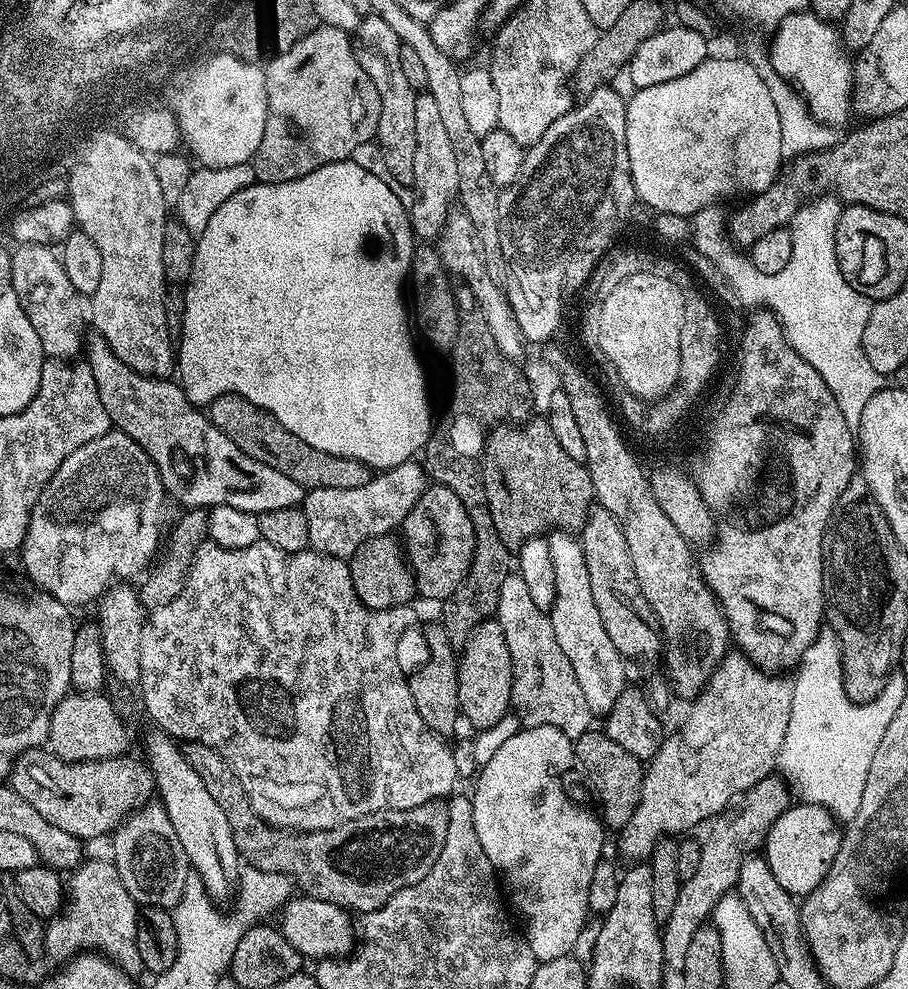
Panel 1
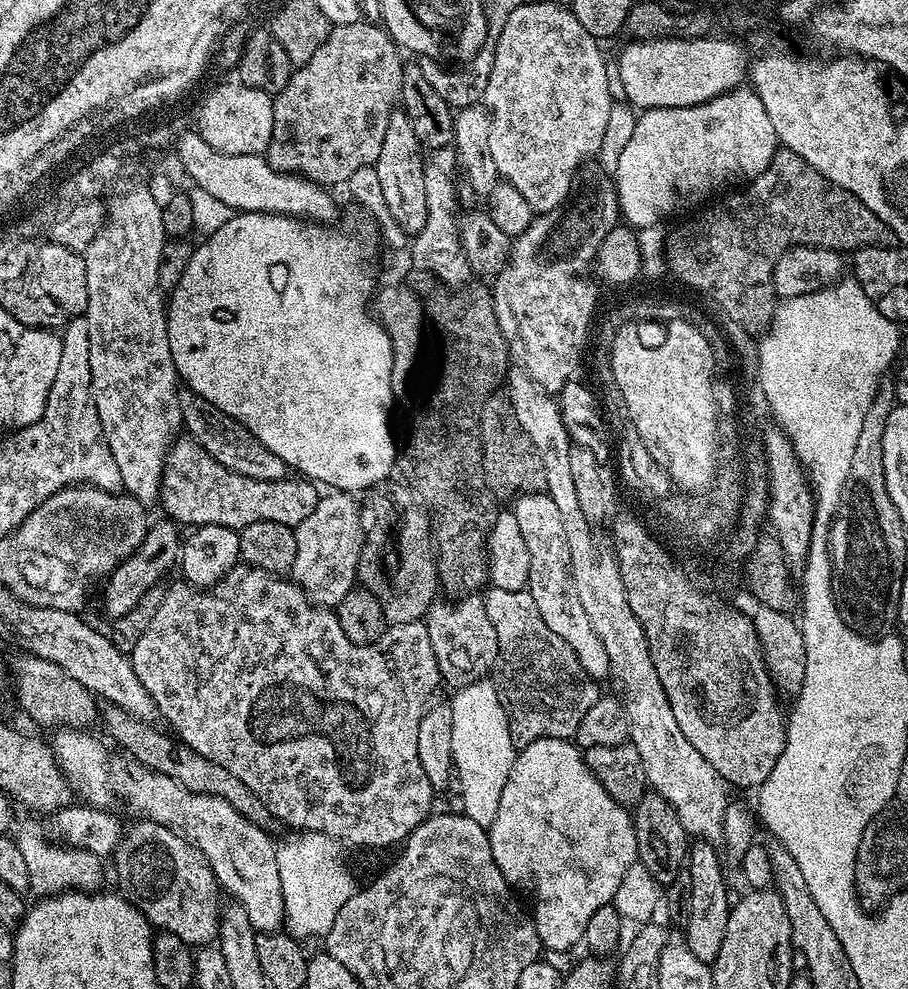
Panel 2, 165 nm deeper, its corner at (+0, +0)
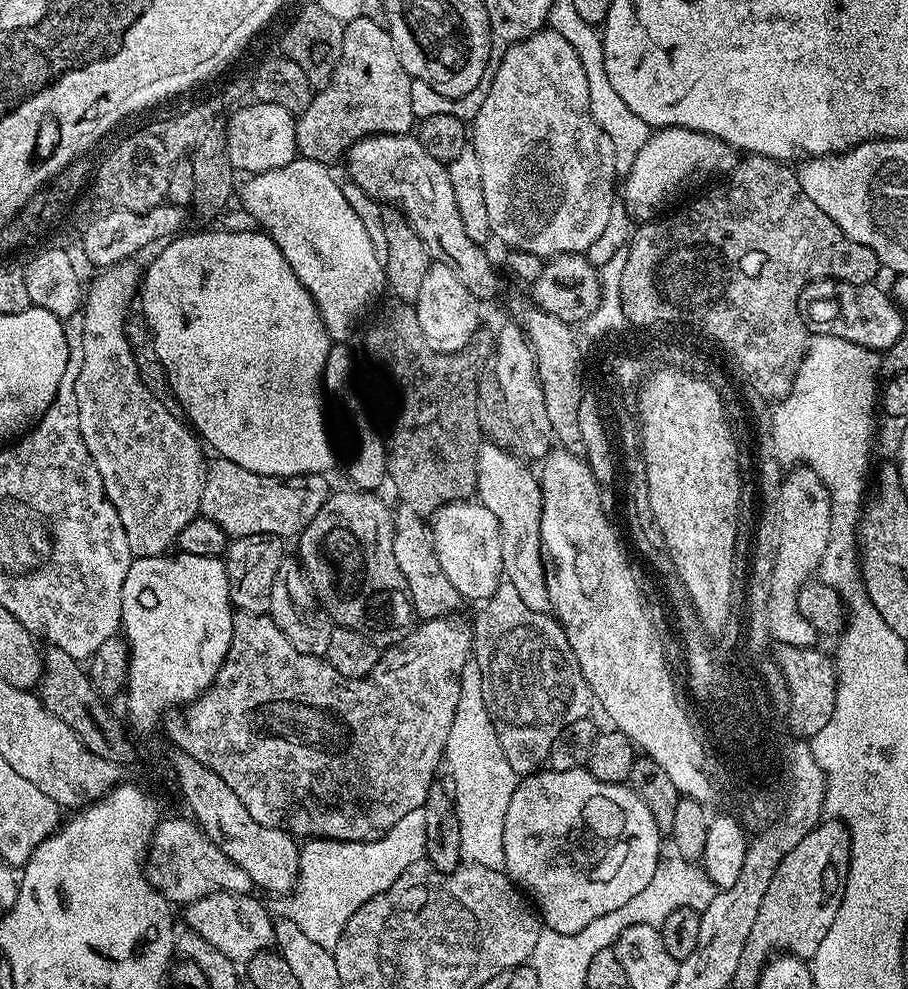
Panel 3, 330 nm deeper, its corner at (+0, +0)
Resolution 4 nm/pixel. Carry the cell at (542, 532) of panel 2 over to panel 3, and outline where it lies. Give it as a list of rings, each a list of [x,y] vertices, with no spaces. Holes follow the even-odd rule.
[[[487,442],[481,443],[476,459],[476,496],[500,523],[502,566],[507,583],[518,590],[522,602],[526,602],[530,610],[548,612],[552,603],[548,593],[546,557],[540,546],[540,482],[537,473],[527,466],[519,455]]]

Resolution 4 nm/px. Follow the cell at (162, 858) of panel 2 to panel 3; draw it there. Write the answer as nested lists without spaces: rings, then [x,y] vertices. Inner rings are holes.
[[[212,892],[209,896],[198,898],[192,904],[183,909],[184,920],[187,931],[198,934],[214,946],[214,950],[222,950],[226,958],[237,962],[247,962],[254,958],[254,954],[267,952],[274,944],[274,920],[267,907],[260,905],[258,901],[251,900],[253,897],[248,894],[237,894],[234,892]]]

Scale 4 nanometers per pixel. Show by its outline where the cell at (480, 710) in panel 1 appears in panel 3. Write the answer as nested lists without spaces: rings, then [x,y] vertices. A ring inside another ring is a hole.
[[[401,503],[393,515],[395,526],[394,534],[394,560],[398,564],[402,576],[406,578],[408,593],[412,599],[412,611],[417,617],[424,620],[435,620],[456,614],[462,605],[462,597],[454,585],[450,583],[438,562],[436,551],[432,546],[429,527],[419,512],[406,503]],[[452,612],[452,613],[448,613]]]

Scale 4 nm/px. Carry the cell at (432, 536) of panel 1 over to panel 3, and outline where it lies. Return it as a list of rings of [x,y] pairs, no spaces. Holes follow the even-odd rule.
[[[351,490],[352,492],[336,492],[333,491],[328,497],[328,501],[322,506],[322,510],[318,510],[318,514],[314,514],[314,518],[304,528],[303,532],[298,537],[300,543],[300,554],[298,560],[306,573],[307,581],[312,586],[312,591],[316,593],[316,599],[319,607],[322,609],[325,616],[335,627],[349,628],[358,634],[362,634],[377,648],[383,650],[391,648],[393,644],[401,644],[406,637],[412,632],[414,627],[414,613],[412,611],[412,599],[408,593],[406,578],[402,576],[402,571],[399,570],[397,562],[394,560],[394,534],[395,526],[393,524],[393,509],[388,509],[386,501],[380,497],[375,491],[359,491]]]

